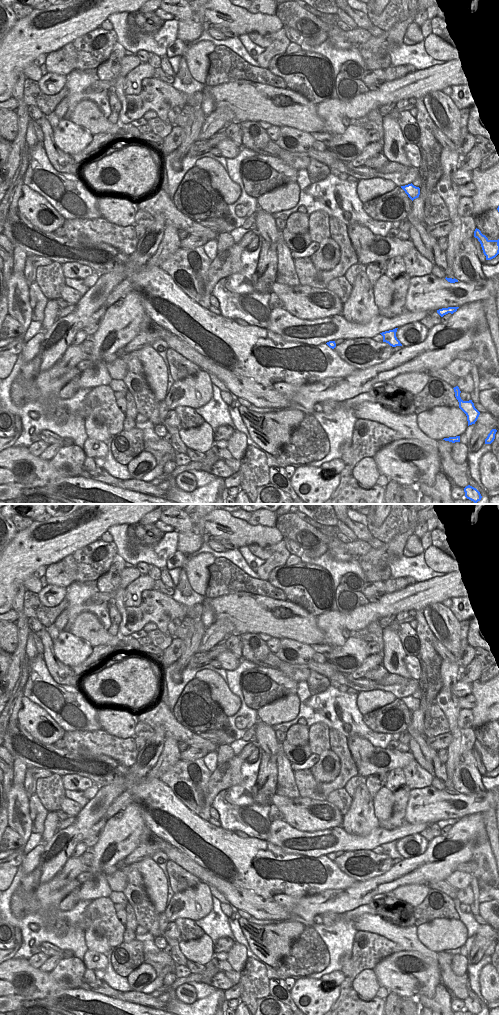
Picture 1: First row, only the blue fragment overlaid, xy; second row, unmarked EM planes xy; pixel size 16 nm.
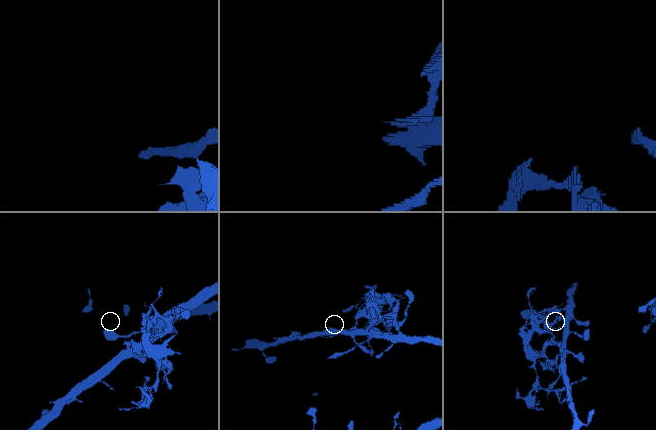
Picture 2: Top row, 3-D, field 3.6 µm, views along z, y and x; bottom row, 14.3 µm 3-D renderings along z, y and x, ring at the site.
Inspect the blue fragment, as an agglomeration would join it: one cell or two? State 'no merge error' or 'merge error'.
merge error

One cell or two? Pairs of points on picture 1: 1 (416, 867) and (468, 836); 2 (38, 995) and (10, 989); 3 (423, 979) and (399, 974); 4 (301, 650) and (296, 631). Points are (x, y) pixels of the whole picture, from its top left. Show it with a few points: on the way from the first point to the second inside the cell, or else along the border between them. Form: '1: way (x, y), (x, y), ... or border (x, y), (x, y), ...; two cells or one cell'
1: way (430, 866), (443, 861), (460, 849); one cell
2: way (31, 991), (17, 989); one cell
3: way (417, 975), (405, 975); one cell
4: border (280, 638), (290, 638), (309, 645); two cells

